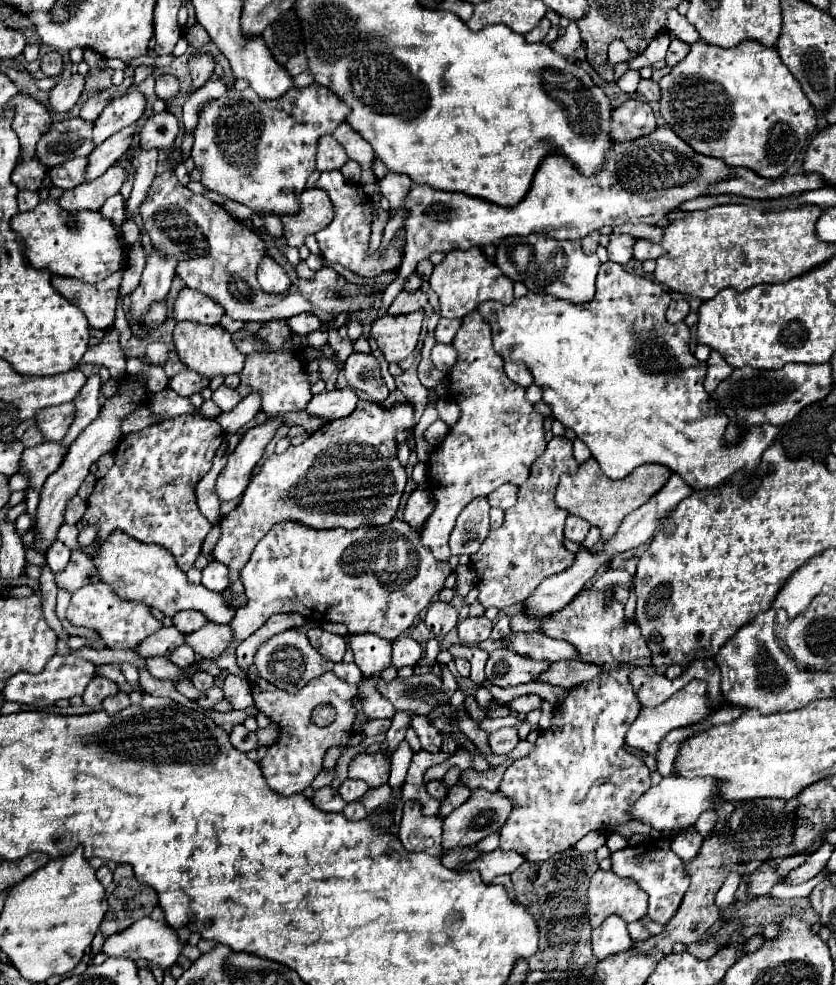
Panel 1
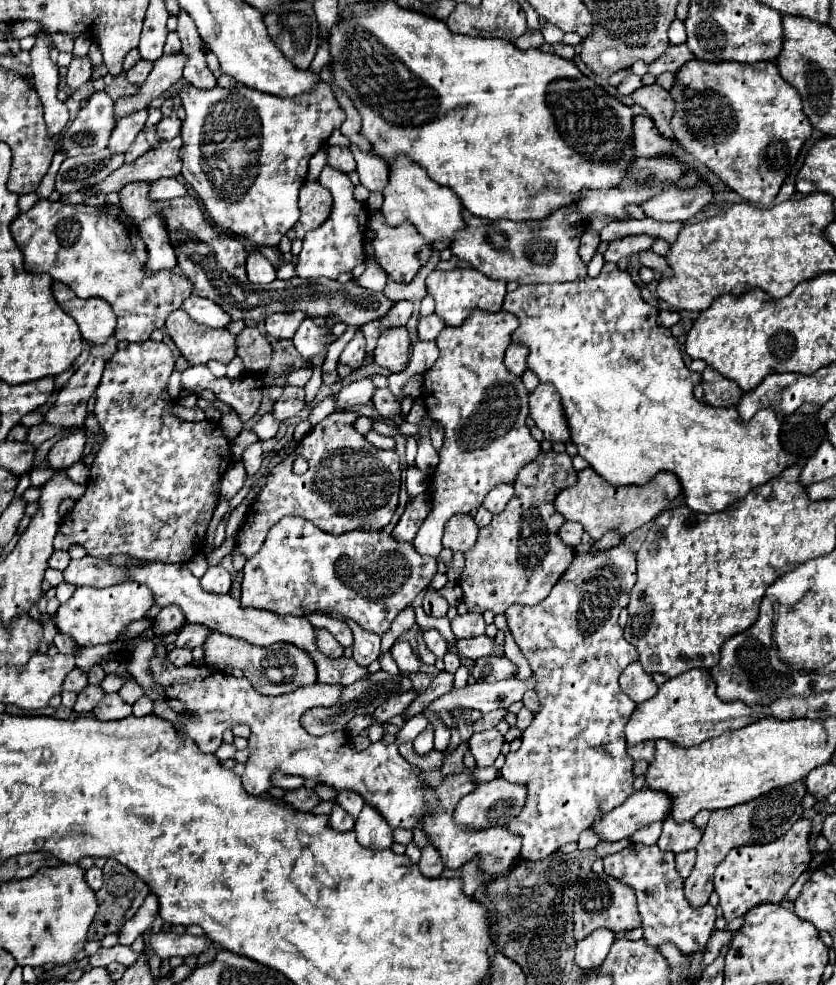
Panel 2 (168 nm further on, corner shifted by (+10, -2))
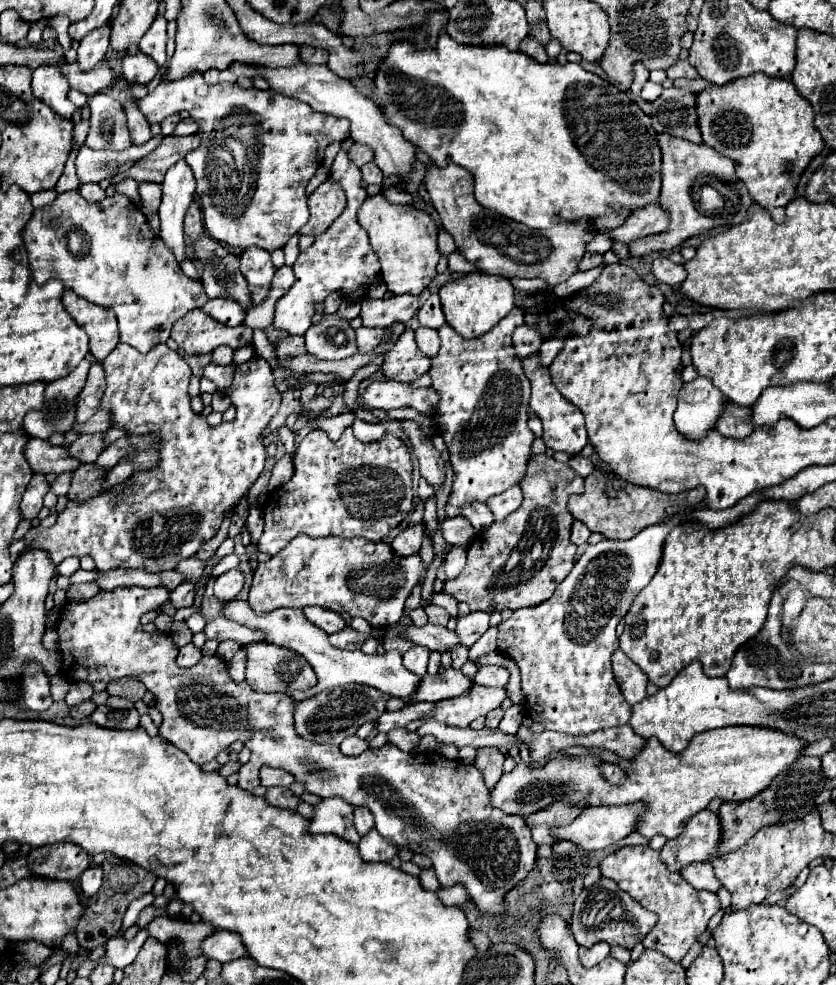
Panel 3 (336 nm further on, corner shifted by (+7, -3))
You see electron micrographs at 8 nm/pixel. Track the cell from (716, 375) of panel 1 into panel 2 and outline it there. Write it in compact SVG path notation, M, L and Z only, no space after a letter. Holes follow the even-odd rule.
M713 369L703 371L703 401L711 407L735 407L737 399L741 399L743 391L737 387L737 383L731 383L723 375L719 375Z

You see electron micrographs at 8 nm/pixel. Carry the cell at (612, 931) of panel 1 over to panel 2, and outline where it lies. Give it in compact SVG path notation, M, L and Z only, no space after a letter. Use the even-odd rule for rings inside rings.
M607 929L593 931L583 941L577 941L575 963L581 969L595 969L595 967L599 967L605 961L607 953L609 953L609 949L613 945L613 941L615 941L613 931L607 931Z

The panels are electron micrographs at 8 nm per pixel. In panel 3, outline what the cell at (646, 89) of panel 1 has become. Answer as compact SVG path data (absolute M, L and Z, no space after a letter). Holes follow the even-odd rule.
M668 88L652 102L652 128L662 134L684 138L700 144L700 130L696 128L696 94L690 90Z

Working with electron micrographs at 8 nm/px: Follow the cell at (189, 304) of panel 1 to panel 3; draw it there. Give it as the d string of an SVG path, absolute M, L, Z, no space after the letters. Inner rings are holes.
M222 298L208 300L200 310L226 326L242 324L244 314L246 314L238 304L234 304L234 300L222 300Z

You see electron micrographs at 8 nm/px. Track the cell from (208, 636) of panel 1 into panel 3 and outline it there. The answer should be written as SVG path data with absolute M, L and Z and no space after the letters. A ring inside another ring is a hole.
M264 642L244 644L242 650L246 652L246 682L254 692L294 692L306 690L316 684L316 674L312 666L296 652Z

